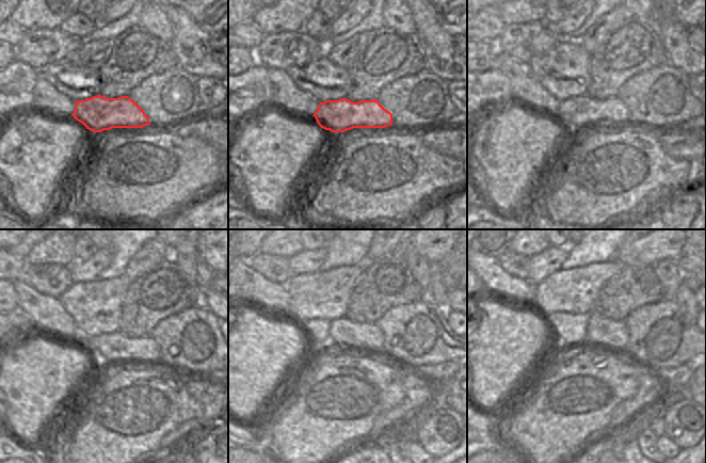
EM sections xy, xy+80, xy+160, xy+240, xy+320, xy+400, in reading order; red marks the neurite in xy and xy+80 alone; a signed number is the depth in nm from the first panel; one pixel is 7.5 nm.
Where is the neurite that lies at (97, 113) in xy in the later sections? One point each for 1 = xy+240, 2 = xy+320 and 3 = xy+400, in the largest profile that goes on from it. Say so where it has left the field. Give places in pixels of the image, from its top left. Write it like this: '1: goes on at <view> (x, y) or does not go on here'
1: goes on at xy+240 (111, 350)
2: goes on at xy+320 (368, 336)
3: goes on at xy+400 (603, 332)

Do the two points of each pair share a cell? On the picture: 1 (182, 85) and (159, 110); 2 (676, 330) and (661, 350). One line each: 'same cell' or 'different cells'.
1: same cell
2: same cell

